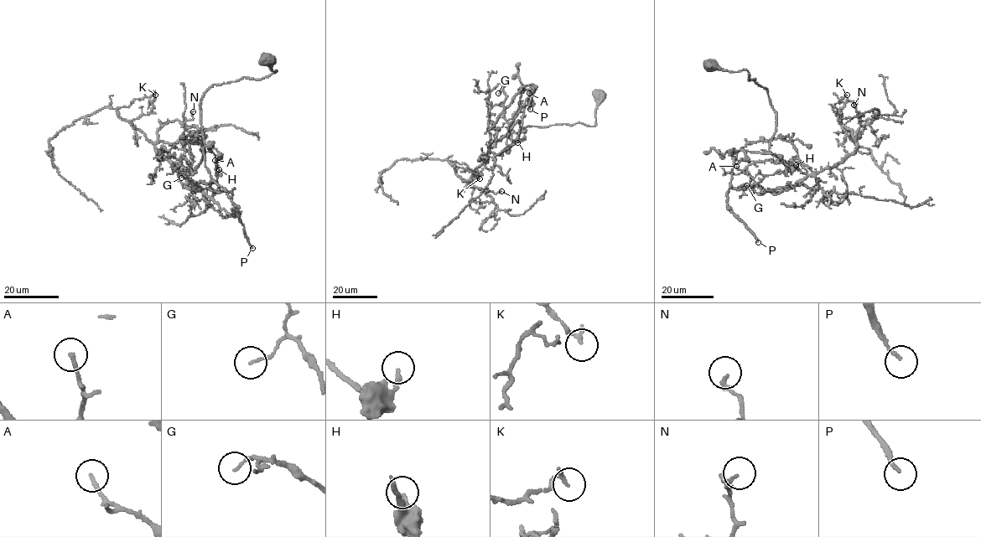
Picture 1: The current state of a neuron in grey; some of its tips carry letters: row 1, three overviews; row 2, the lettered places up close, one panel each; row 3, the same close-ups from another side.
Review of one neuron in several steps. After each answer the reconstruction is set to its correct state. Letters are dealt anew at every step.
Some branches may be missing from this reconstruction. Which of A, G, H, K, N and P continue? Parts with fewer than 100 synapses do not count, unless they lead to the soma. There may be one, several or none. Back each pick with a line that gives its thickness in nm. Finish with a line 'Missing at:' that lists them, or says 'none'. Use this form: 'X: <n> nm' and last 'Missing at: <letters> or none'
P: 130 nm
Missing at: P

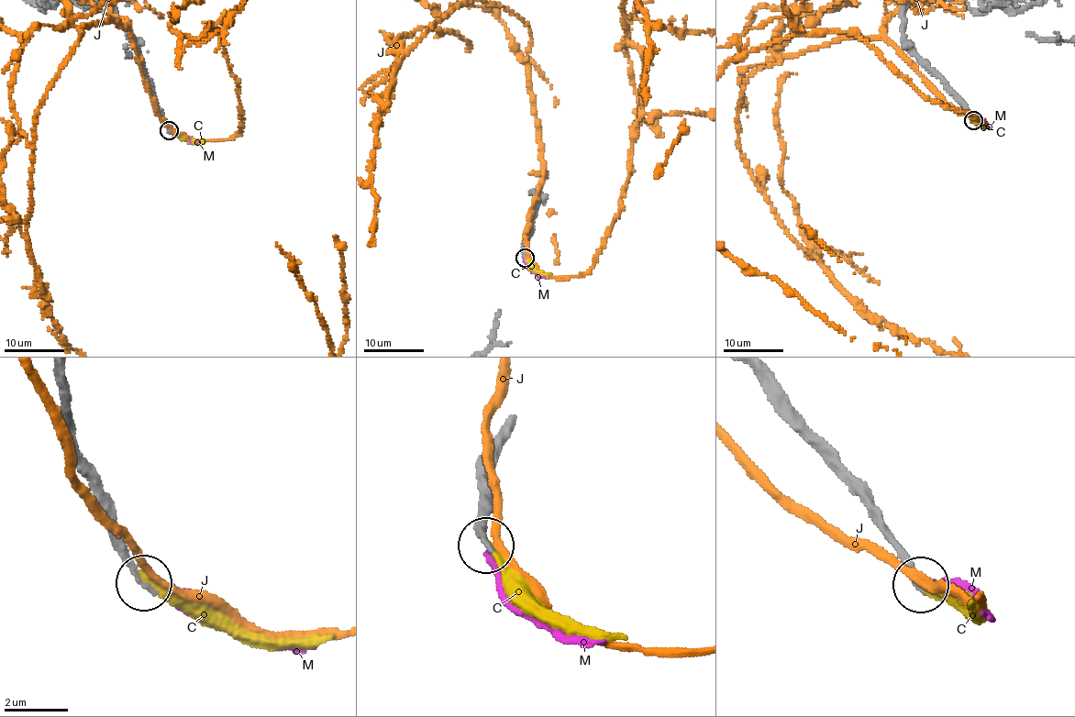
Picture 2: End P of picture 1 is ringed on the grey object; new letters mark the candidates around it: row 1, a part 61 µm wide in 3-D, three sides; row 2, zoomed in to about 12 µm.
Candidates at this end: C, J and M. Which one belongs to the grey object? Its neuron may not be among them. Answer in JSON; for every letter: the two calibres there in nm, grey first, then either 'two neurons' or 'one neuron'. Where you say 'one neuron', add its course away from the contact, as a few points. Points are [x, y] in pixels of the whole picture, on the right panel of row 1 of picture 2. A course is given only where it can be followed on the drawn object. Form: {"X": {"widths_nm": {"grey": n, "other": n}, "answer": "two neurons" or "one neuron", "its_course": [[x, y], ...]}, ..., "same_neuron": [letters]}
{"C": {"widths_nm": {"grey": 200, "other": 260}, "answer": "one neuron", "its_course": [[971, 119], [982, 123]]}, "J": {"widths_nm": {"grey": 140, "other": 240}, "answer": "two neurons"}, "M": {"widths_nm": {"grey": 150, "other": 260}, "answer": "two neurons"}, "same_neuron": ["C"]}

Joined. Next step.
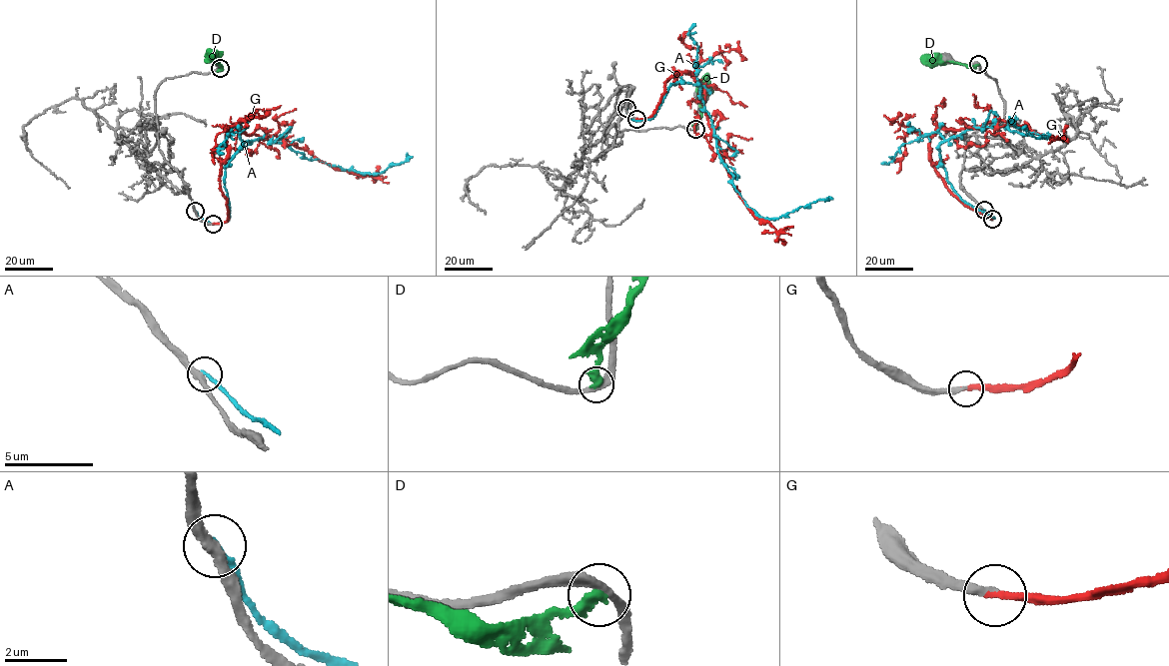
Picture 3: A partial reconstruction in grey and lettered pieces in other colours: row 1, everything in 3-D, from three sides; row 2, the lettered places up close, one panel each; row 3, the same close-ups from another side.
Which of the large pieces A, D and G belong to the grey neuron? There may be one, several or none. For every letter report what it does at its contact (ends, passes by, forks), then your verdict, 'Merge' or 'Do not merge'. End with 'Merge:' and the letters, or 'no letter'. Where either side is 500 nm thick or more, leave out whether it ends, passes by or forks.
A: It ends there. Do not merge
D: It ends there. Do not merge
G: It ends there. Merge
Merge: G

